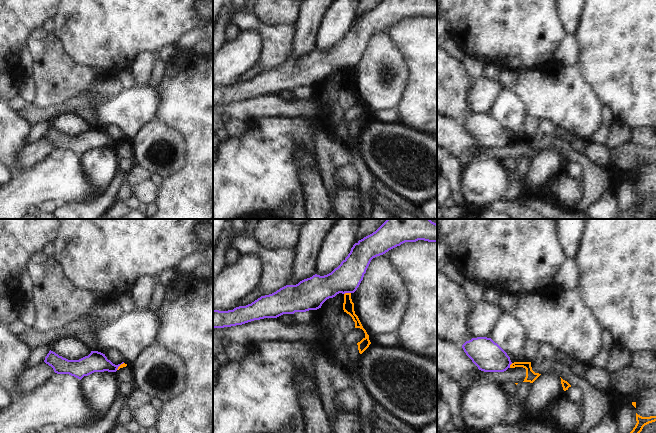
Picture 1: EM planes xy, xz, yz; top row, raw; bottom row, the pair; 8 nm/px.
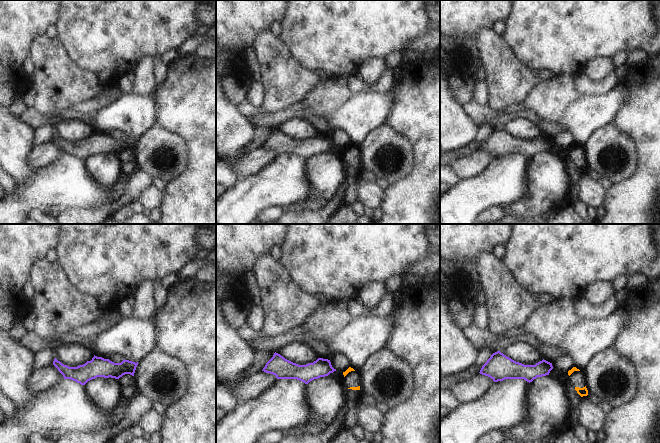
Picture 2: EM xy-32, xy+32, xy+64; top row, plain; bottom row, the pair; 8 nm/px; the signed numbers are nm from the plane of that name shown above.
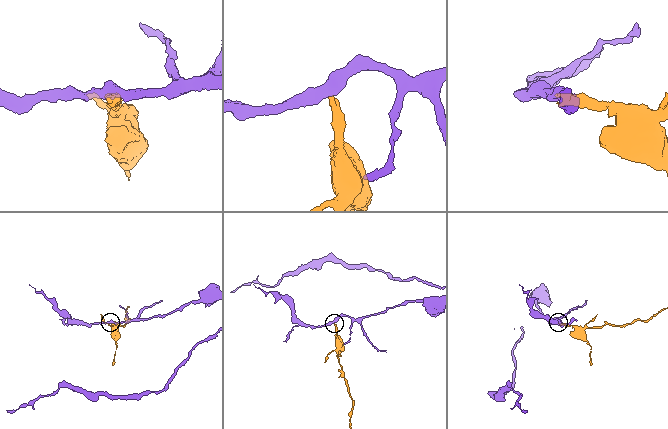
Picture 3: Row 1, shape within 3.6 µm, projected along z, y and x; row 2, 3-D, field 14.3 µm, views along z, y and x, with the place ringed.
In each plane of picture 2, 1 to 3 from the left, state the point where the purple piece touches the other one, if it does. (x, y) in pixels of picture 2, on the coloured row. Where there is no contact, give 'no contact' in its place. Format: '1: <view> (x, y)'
1: no contact
2: no contact
3: no contact

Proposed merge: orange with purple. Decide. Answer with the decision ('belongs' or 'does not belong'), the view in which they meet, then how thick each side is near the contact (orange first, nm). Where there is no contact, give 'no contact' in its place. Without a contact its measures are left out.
does not belong | xz | 100/240 nm

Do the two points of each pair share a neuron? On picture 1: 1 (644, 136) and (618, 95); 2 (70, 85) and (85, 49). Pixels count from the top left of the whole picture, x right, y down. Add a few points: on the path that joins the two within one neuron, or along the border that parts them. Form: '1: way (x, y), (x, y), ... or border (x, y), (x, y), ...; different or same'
1: border (645, 127), (635, 127), (632, 130); different
2: border (63, 46), (64, 50), (76, 62), (94, 69); different

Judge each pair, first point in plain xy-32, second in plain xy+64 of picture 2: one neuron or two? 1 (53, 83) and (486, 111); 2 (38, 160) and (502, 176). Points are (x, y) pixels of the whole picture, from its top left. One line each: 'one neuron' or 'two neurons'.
1: two neurons
2: two neurons

